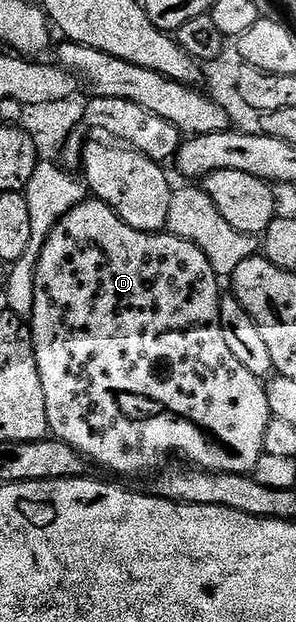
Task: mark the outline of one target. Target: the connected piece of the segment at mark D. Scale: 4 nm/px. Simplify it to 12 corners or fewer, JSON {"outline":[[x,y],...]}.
{"outline":[[78,203],[37,257],[49,432],[254,473],[211,260]]}

